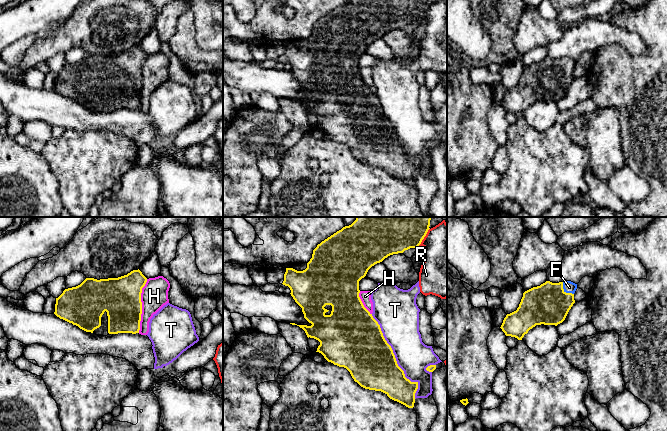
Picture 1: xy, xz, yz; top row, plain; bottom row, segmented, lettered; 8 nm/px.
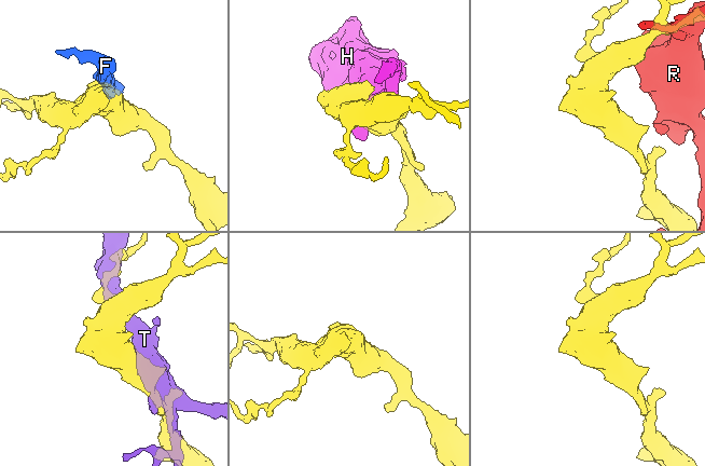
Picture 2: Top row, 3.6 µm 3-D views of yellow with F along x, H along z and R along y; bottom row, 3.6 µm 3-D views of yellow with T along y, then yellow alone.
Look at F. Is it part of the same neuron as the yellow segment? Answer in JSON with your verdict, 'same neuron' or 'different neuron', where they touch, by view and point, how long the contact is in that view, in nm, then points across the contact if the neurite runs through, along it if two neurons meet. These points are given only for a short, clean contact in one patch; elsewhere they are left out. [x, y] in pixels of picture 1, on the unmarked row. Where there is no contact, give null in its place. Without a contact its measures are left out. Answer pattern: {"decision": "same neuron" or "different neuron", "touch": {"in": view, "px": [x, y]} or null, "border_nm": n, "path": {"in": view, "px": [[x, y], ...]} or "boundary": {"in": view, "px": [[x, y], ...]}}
{"decision": "same neuron", "touch": {"in": "yz", "px": [565, 68]}, "border_nm": 140, "path": {"in": "yz", "px": [[548, 80], [565, 68], [569, 63]]}}

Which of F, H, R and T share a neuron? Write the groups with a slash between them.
F / H / R / T

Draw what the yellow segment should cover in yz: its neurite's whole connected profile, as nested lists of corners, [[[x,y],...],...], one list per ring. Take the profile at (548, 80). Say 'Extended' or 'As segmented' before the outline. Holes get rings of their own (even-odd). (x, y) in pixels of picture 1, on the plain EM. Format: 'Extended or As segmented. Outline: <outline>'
Extended. Outline: [[[546,57],[525,67],[517,86],[506,91],[500,104],[506,112],[522,116],[536,101],[557,102],[575,79],[576,65],[577,60],[571,57]]]

